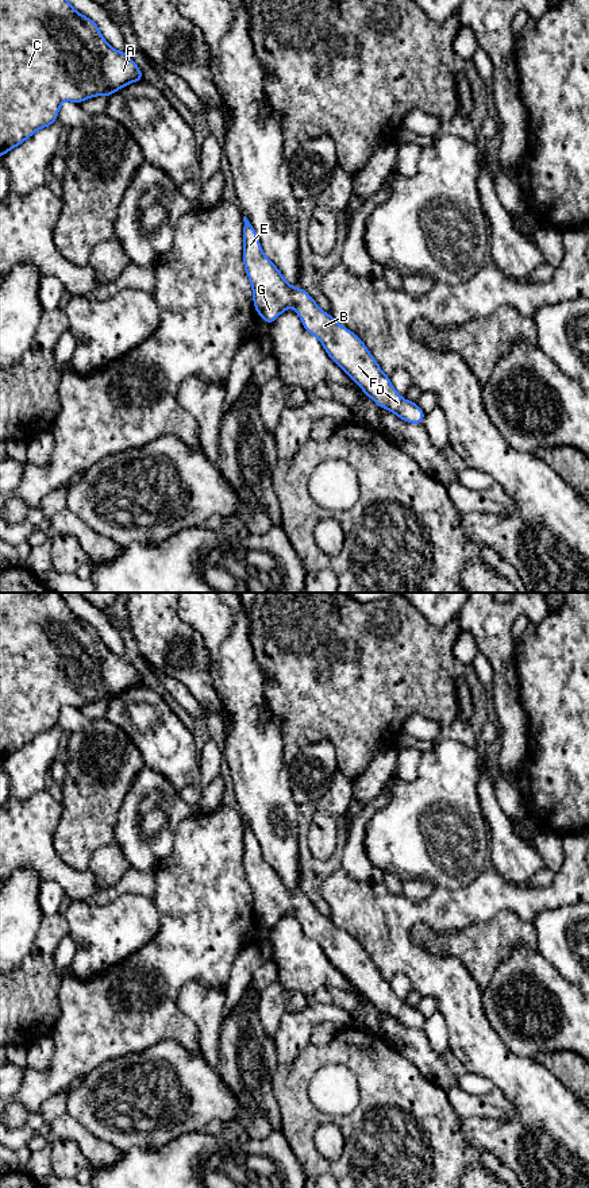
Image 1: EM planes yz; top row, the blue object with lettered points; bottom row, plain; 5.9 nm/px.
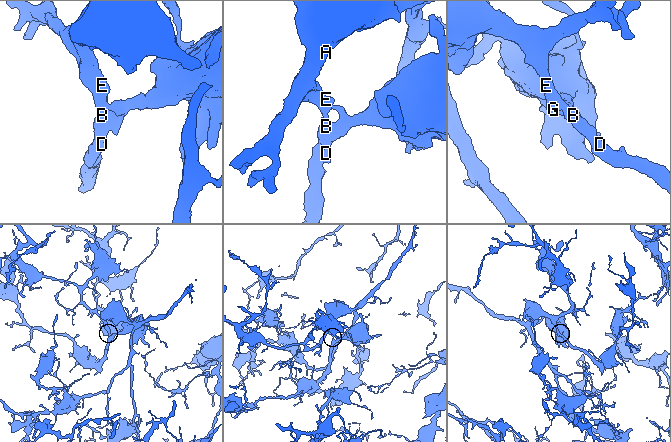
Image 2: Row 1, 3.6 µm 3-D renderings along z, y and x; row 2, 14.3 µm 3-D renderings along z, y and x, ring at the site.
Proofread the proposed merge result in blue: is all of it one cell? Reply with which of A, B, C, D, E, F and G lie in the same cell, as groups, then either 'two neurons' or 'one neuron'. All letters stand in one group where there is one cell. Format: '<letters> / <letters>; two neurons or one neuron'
A B C D E F G; one neuron

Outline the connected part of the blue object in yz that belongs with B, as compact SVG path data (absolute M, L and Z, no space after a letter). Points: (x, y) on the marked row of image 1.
M246 216L243 221L243 263L258 315L272 324L284 310L293 306L304 329L320 340L330 358L366 396L401 420L421 424L426 413L416 402L404 400L394 390L389 377L381 371L363 342L323 312L304 289L288 284L276 265L262 252L254 227Z

